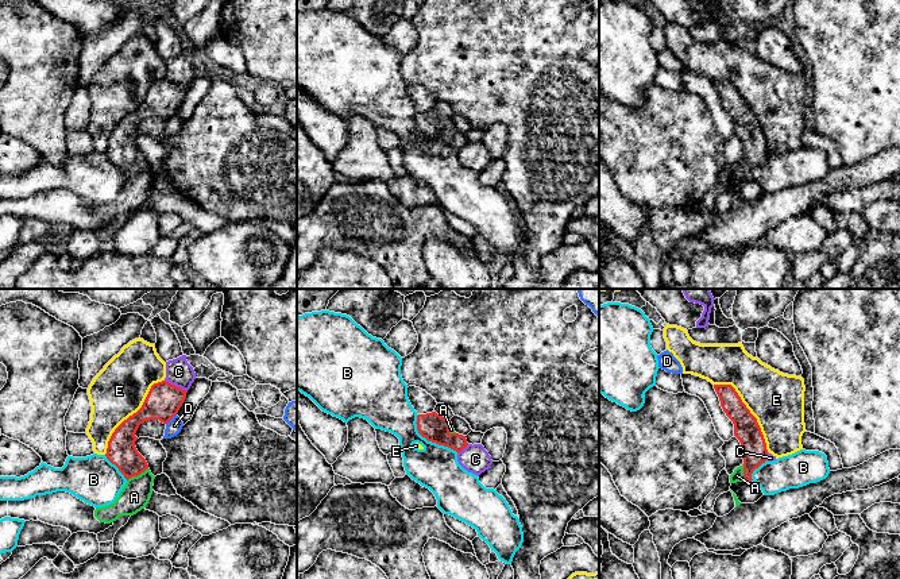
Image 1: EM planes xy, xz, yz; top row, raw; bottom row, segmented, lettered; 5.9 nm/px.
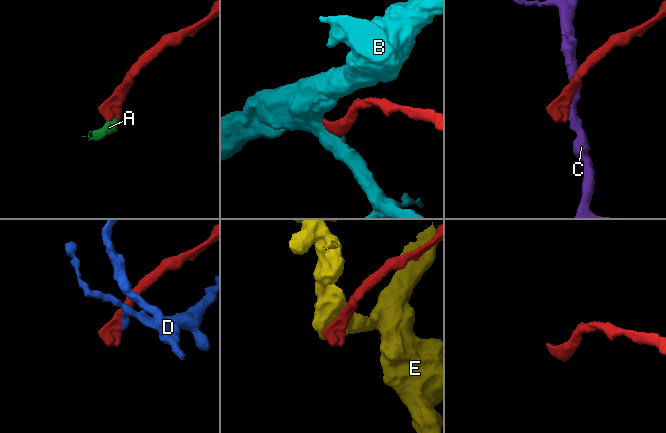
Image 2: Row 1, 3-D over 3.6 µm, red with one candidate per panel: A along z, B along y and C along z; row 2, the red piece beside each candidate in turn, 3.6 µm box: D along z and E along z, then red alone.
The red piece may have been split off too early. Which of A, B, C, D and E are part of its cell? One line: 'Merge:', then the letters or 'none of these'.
Merge: A

